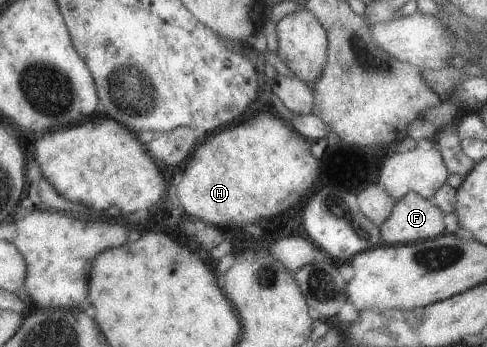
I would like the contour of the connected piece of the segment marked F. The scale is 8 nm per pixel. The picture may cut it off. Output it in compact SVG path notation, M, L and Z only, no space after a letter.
M408 193L397 201L392 214L380 225L387 245L403 245L435 239L446 232L446 213L432 200L418 193Z

